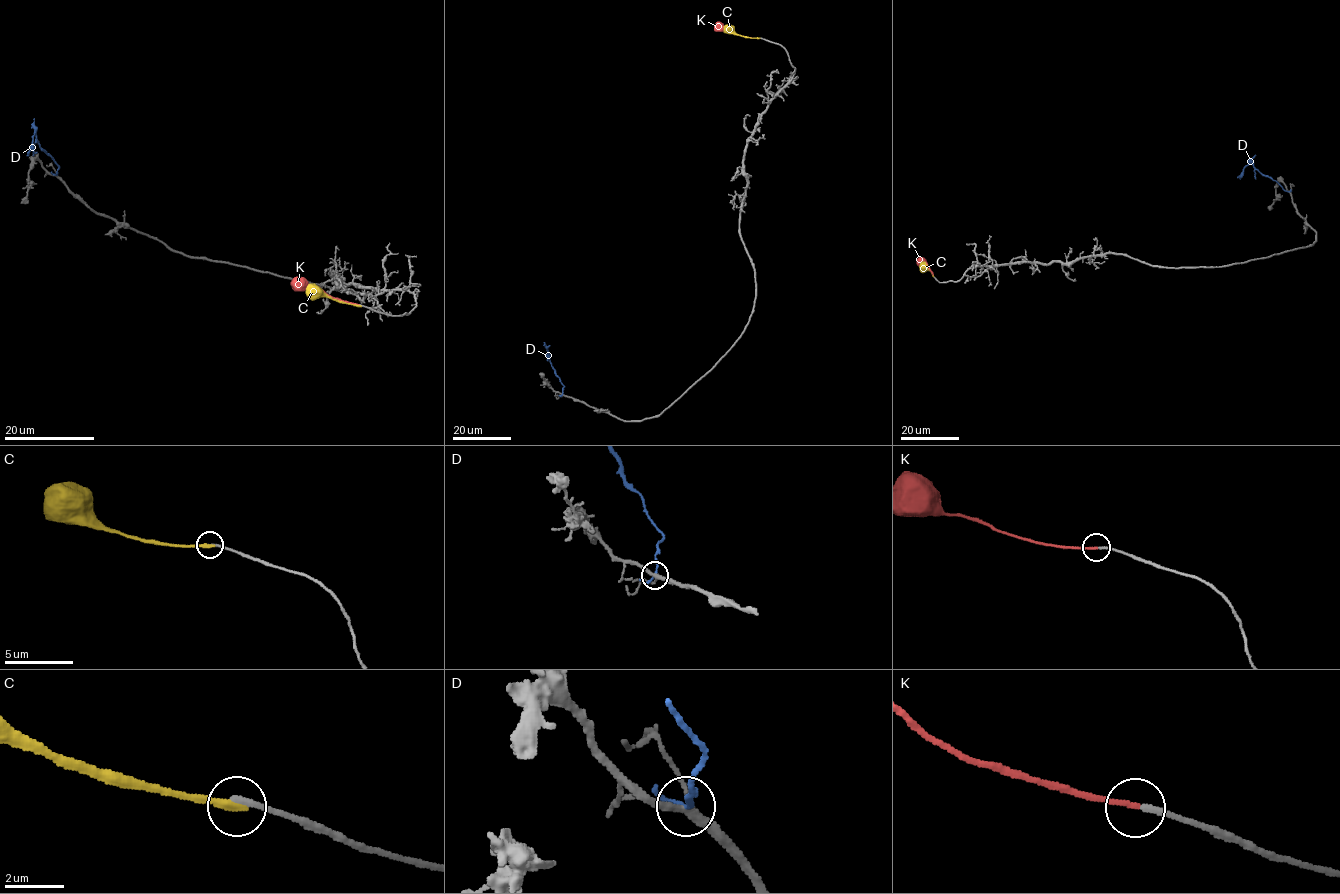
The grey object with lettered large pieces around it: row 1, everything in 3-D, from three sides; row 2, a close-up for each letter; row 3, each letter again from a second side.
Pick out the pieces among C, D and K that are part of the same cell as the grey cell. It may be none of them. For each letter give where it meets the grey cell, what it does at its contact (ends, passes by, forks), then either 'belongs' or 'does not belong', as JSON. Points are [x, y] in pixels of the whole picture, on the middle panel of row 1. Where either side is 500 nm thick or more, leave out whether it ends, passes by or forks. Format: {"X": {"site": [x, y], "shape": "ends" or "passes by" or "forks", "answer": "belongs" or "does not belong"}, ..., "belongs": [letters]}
{"C": {"site": [758, 37], "shape": "ends", "answer": "does not belong"}, "D": {"site": [562, 394], "shape": "passes by", "answer": "does not belong"}, "K": {"site": [757, 37], "shape": "ends", "answer": "belongs"}, "belongs": ["K"]}

